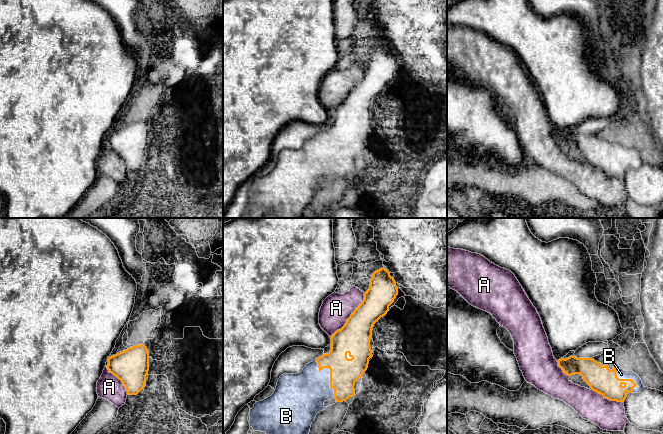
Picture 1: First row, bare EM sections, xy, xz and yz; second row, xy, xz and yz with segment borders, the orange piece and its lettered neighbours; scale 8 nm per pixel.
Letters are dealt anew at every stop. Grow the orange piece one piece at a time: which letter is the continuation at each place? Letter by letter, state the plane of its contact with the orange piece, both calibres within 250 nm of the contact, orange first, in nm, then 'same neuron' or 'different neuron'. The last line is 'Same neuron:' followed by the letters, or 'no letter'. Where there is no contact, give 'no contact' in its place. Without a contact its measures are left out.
A: meets orange in xz; 260 nm thick on the orange side, 240 nm on the other; different neuron
B: meets orange in xz; 240 nm thick on the orange side, 320 nm on the other; same neuron
Same neuron: B

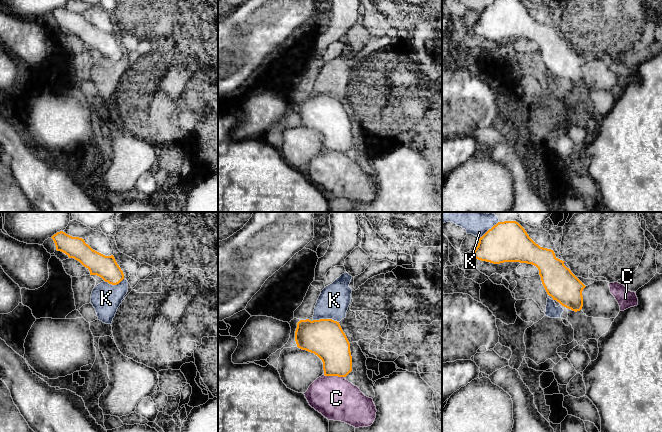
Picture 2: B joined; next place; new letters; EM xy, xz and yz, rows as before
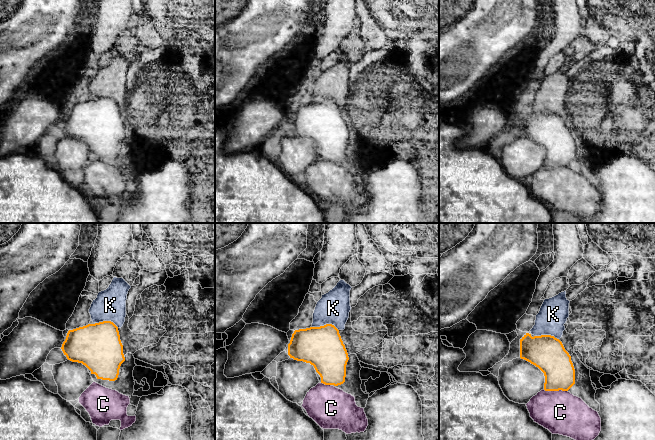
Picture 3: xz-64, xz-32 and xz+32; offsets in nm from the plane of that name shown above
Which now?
C: meets orange in xz; 280 nm thick on the orange side, 340 nm on the other; different neuron
K: meets orange in xz; 300 nm thick on the orange side, 260 nm on the other; different neuron
Same neuron: no letter

